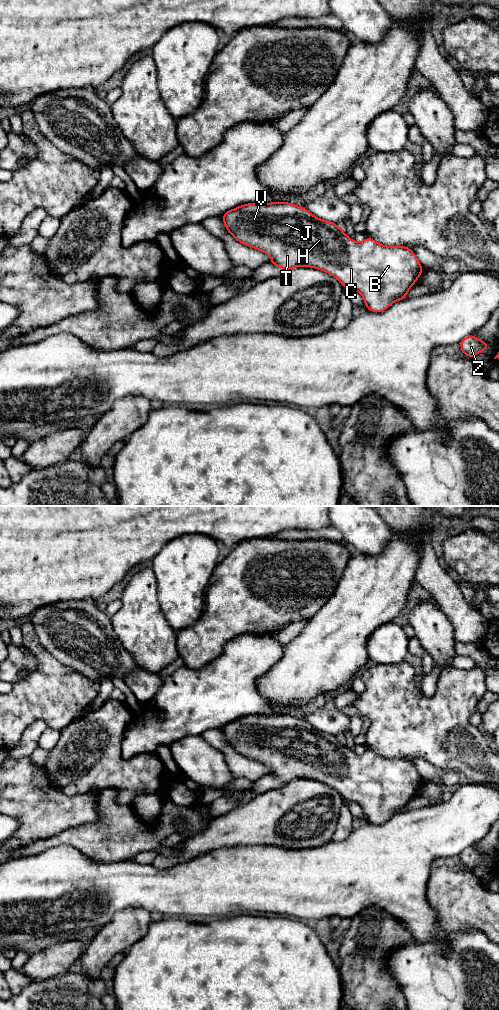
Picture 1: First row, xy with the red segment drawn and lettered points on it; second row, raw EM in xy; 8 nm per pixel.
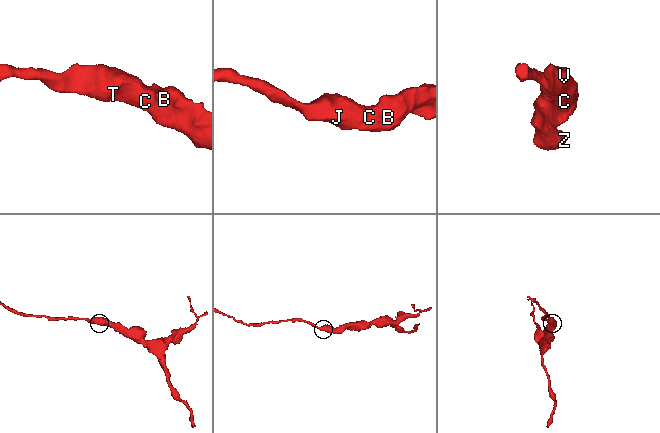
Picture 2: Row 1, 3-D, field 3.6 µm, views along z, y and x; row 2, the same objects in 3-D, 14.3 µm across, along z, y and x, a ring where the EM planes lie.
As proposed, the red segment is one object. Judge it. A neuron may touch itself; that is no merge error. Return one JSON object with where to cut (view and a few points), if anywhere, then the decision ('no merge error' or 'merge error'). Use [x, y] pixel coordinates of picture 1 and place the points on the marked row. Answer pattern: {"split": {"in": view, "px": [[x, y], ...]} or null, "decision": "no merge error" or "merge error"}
{"split": null, "decision": "no merge error"}

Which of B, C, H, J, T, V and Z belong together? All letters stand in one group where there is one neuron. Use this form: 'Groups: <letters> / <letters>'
Groups: B C H J T V Z

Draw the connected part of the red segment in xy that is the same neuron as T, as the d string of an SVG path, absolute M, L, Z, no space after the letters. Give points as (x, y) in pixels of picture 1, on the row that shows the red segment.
M288 202L247 203L247 204L238 206L232 210L226 211L222 215L222 219L223 219L226 229L228 230L228 233L230 233L241 244L255 248L259 251L262 251L262 252L268 254L272 258L270 264L278 266L285 271L288 271L294 267L302 267L302 266L307 266L307 267L322 270L322 271L330 274L331 276L335 277L338 281L340 281L345 289L355 290L355 291L359 292L364 299L365 306L368 308L368 311L371 311L371 312L381 313L382 311L386 310L394 302L405 299L410 288L419 279L421 273L424 270L422 265L420 264L418 258L416 257L416 255L413 253L413 251L409 247L407 247L407 246L385 246L385 245L380 244L379 242L376 242L374 239L372 239L370 237L365 237L363 242L356 242L356 241L350 239L347 236L347 234L344 233L336 223L317 218L311 212L309 212L307 209L305 209L301 206L292 204L292 203L288 203Z

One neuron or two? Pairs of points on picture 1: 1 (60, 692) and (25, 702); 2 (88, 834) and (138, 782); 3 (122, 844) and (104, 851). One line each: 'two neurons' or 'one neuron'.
1: one neuron
2: two neurons
3: one neuron

